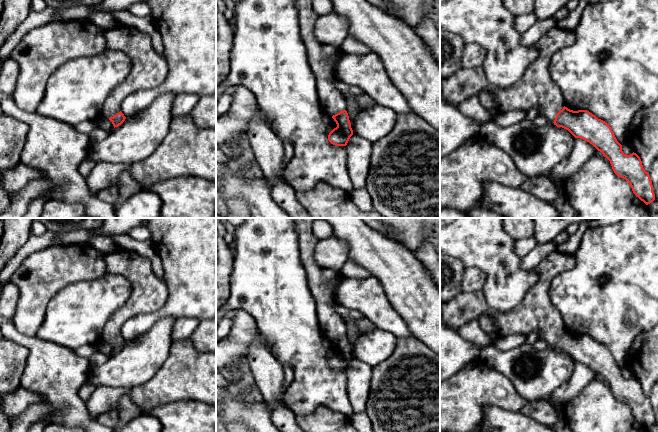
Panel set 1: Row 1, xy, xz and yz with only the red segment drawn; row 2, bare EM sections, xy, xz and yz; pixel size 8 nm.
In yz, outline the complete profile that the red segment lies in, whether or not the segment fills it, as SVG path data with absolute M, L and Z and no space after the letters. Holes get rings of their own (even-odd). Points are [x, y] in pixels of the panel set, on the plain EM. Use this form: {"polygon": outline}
{"polygon": "M557 250L546 256L536 267L531 269L539 279L527 292L523 300L509 312L492 310L486 303L482 290L476 292L461 292L452 300L443 302L440 307L440 321L458 330L472 320L478 320L481 315L488 315L494 321L498 337L512 334L529 335L538 332L538 339L542 339L557 351L568 354L575 362L583 363L592 368L612 390L614 397L625 403L632 412L633 417L646 429L655 424L653 409L649 397L643 392L642 385L636 377L626 379L622 369L617 365L611 351L605 345L598 343L587 334L573 335L565 330L564 322L559 311L554 307L550 298L550 285L558 274L571 270L576 265L575 255L560 253Z"}

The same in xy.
{"polygon": "M122 249L120 251L104 254L104 259L109 273L125 277L132 285L130 298L123 307L113 314L103 329L102 341L109 343L115 352L121 349L126 343L121 336L123 323L135 315L159 311L166 304L169 291L166 282L155 275L151 260L148 257L132 250Z"}

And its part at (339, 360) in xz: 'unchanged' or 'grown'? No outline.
grown

